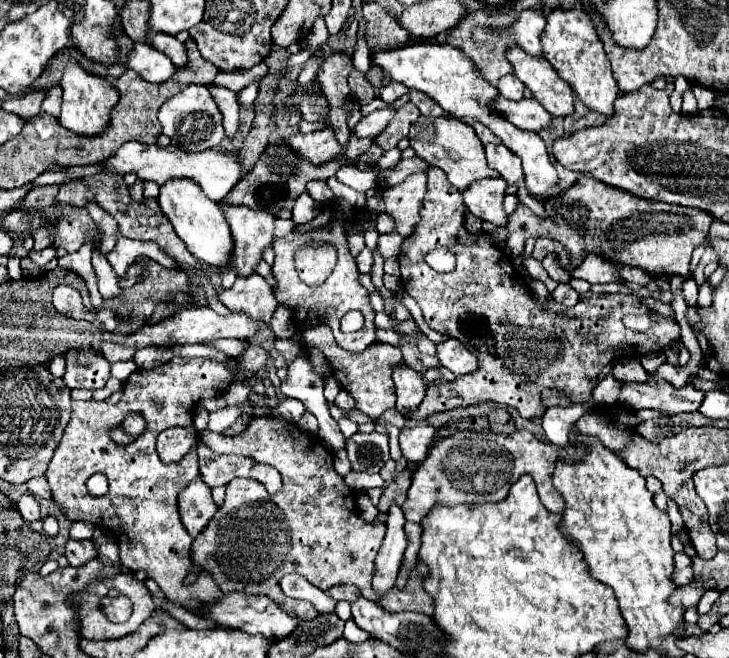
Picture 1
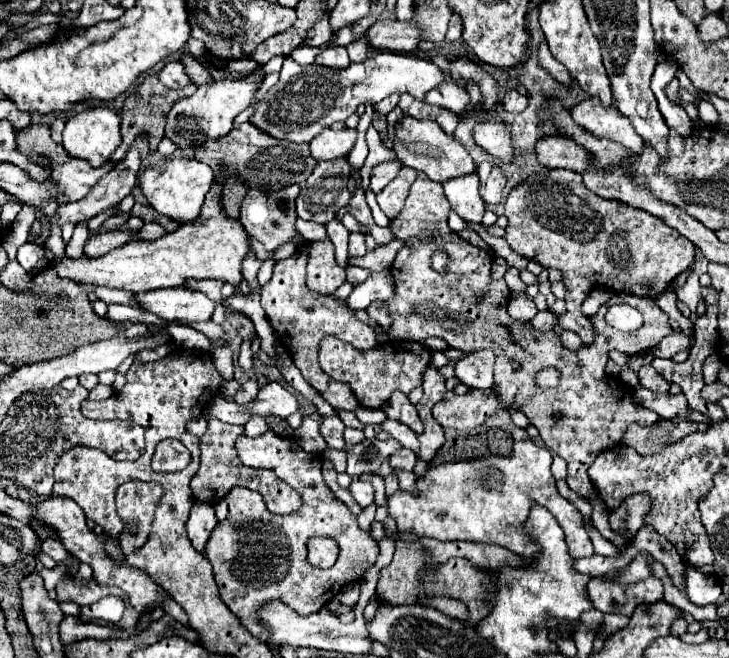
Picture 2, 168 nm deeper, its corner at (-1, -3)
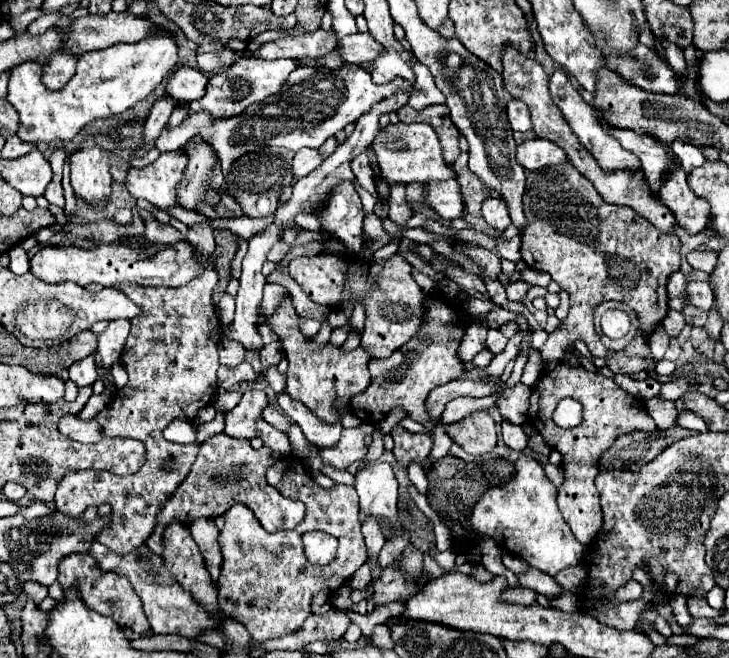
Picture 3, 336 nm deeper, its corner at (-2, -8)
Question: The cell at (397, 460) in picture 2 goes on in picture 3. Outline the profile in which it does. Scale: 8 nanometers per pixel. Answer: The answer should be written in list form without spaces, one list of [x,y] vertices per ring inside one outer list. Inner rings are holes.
[[[389,462],[371,464],[357,472],[355,490],[359,494],[359,518],[387,518],[387,524],[401,524],[397,518],[397,478]]]

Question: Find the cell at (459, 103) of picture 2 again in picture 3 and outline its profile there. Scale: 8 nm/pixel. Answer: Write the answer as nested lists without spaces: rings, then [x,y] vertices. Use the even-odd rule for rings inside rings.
[[[415,60],[413,72],[415,72],[415,92],[409,96],[409,106],[415,110],[423,110],[425,106],[445,104],[445,96],[435,86],[435,80],[429,68],[425,64],[419,64],[419,60]]]

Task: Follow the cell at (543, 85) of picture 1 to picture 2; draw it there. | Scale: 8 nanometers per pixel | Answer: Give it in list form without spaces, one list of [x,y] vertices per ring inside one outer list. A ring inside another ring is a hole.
[[[590,97],[582,103],[578,103],[576,107],[572,107],[570,115],[586,131],[590,131],[598,137],[618,141],[624,147],[632,149],[636,155],[640,155],[644,151],[644,145],[646,145],[644,139],[634,131],[632,123],[614,105],[602,107],[602,103],[598,103],[596,97]]]

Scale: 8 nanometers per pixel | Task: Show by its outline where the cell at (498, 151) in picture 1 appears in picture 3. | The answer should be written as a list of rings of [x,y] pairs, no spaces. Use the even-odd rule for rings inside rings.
[[[487,196],[487,198],[483,200],[481,214],[483,214],[483,218],[485,218],[491,226],[495,226],[497,230],[505,230],[505,228],[511,224],[507,206],[503,204],[503,200],[501,200],[499,196]]]

